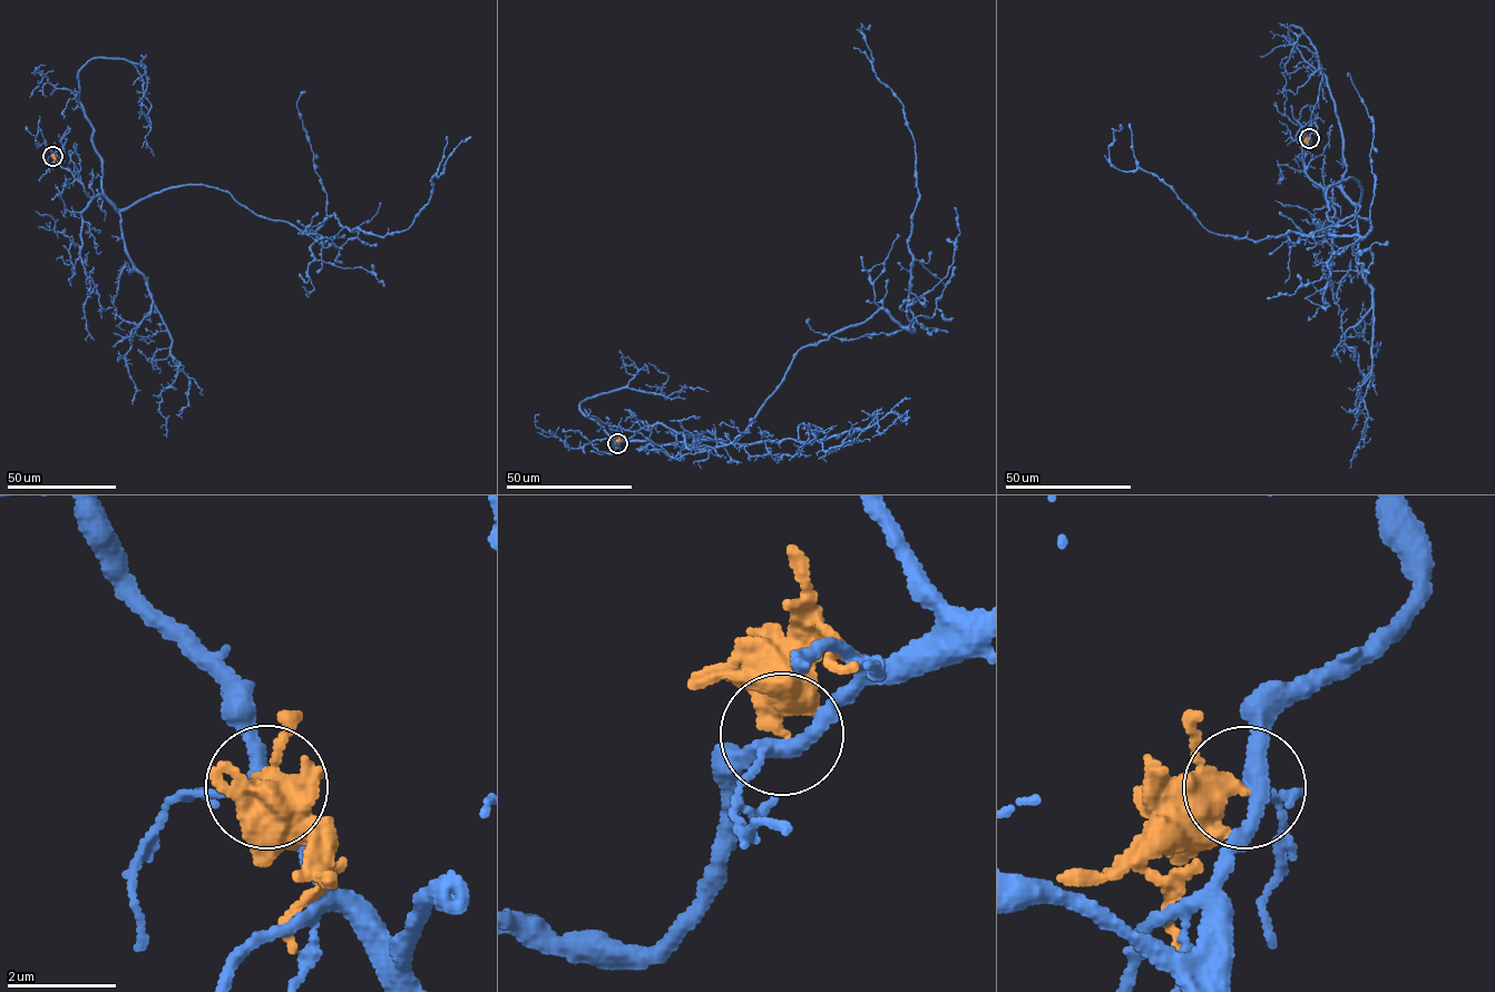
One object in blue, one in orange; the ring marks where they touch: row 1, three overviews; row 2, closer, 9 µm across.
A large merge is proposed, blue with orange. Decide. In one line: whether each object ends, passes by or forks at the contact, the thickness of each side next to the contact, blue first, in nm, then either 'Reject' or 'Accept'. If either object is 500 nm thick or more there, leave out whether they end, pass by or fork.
At the ring blue forks. At the ring orange passes by. Thickness 240 nm (blue) against 300 nm. Reject

